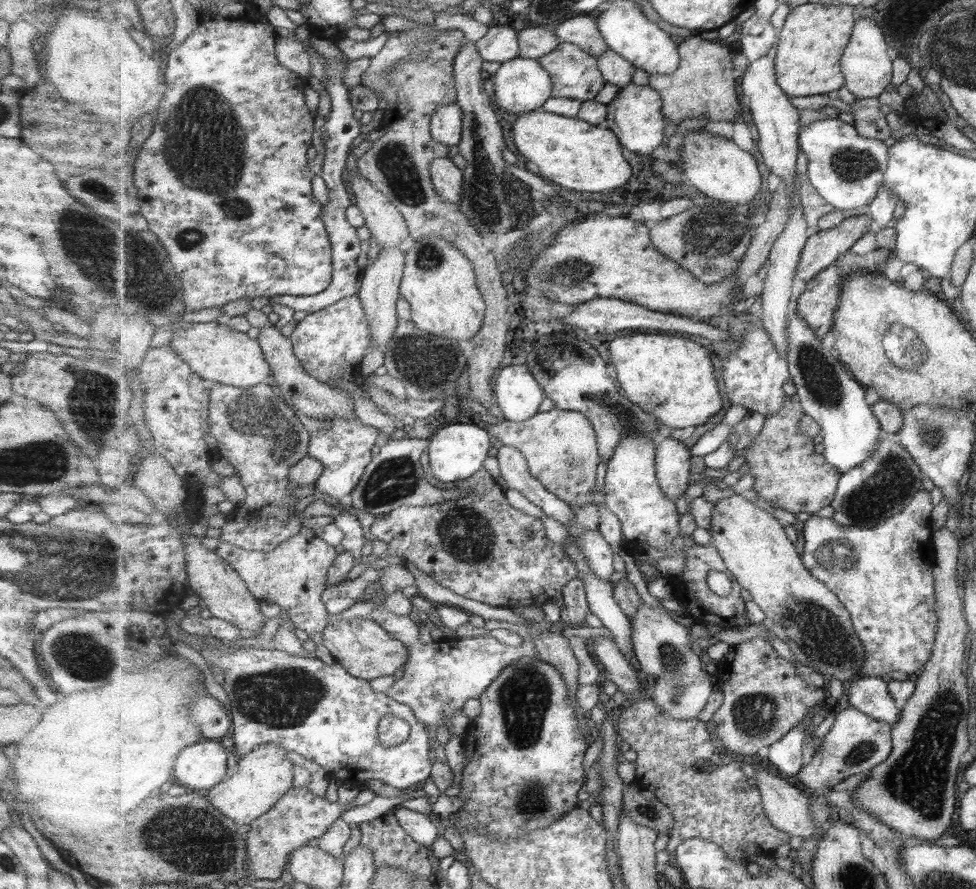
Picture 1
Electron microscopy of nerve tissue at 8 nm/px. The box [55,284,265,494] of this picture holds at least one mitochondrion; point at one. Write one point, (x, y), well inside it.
(85, 395)

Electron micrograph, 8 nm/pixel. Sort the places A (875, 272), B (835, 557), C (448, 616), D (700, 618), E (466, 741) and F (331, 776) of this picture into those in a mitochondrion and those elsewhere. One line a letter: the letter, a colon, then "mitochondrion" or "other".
A: other
B: mitochondrion
C: other
D: other
E: other
F: other

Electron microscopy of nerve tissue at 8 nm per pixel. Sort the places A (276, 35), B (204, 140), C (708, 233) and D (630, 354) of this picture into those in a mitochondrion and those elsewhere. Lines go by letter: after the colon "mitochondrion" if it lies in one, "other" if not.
A: other
B: mitochondrion
C: mitochondrion
D: other

